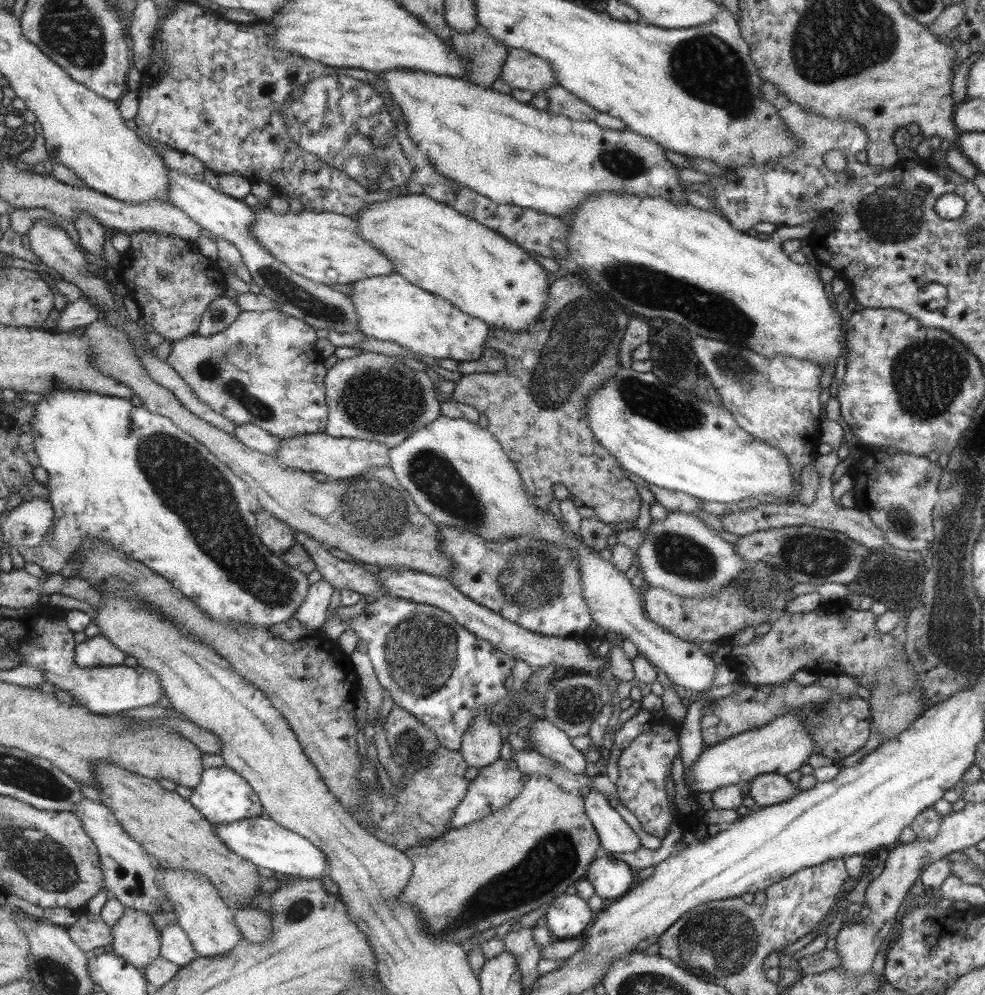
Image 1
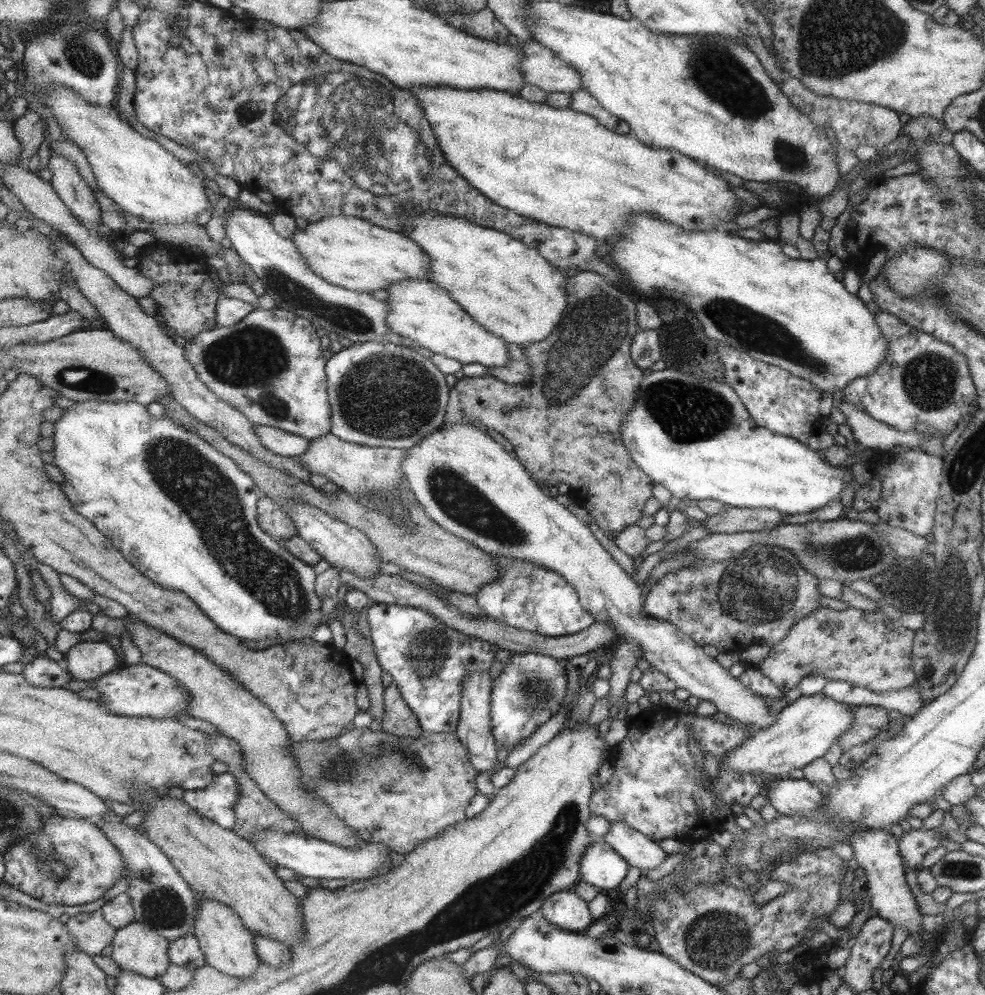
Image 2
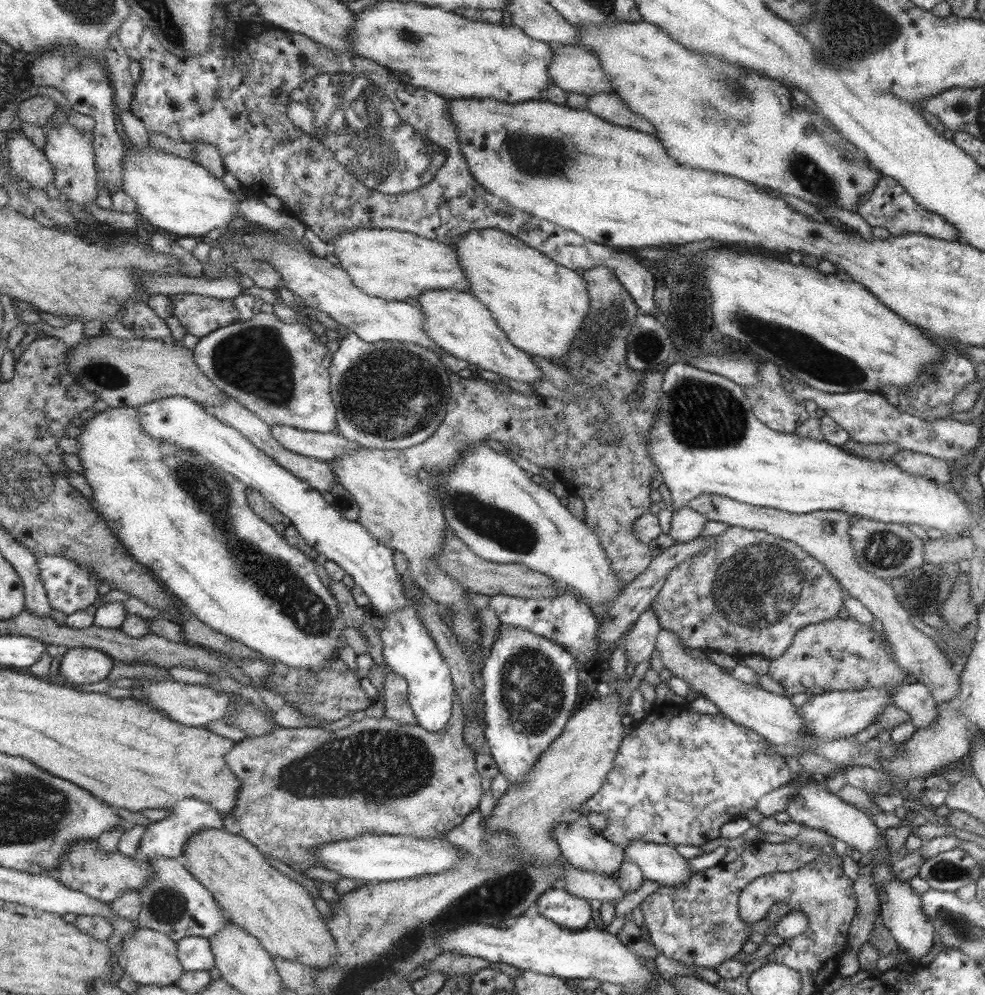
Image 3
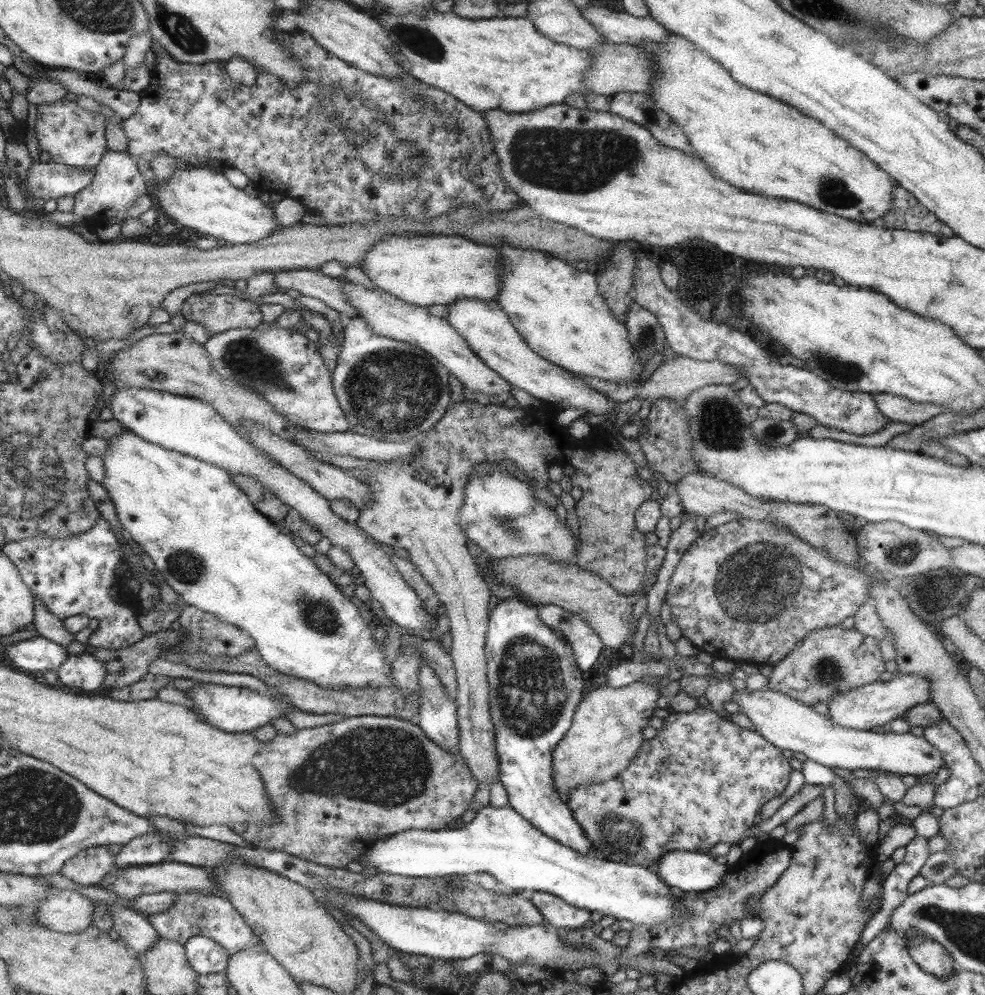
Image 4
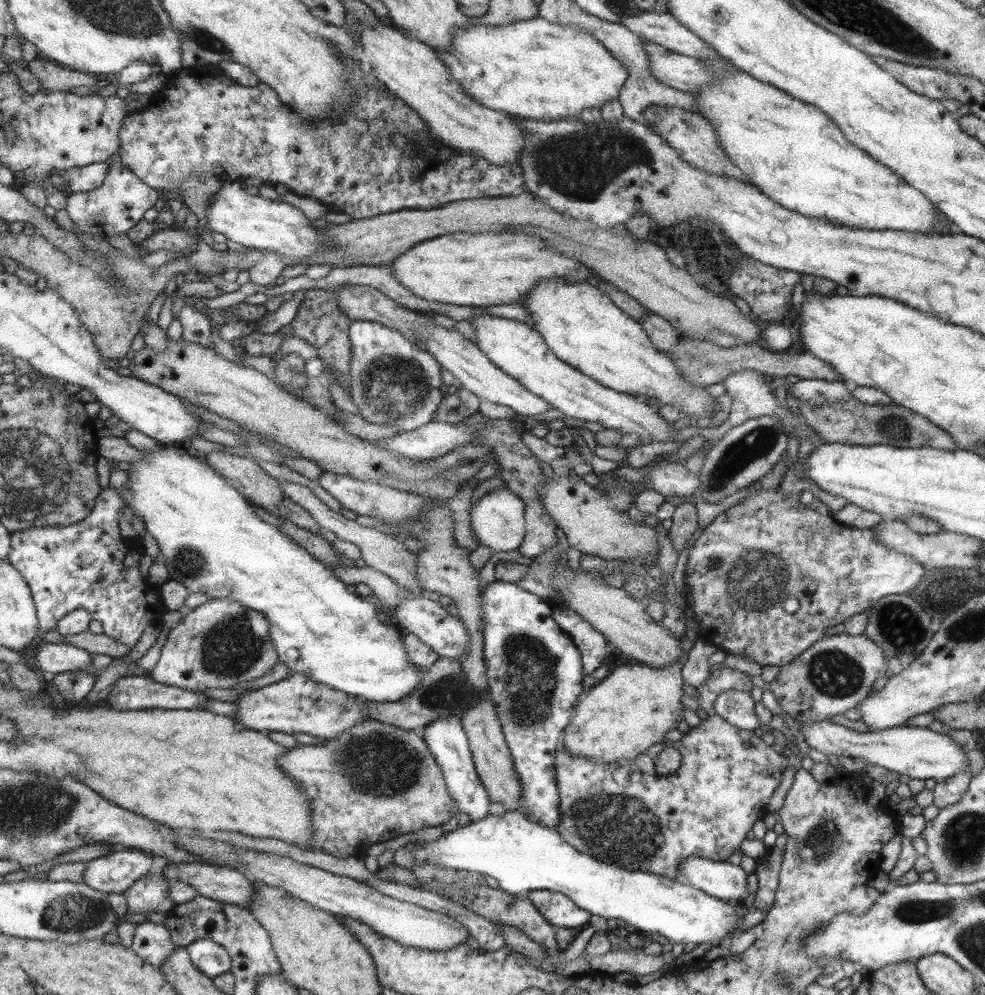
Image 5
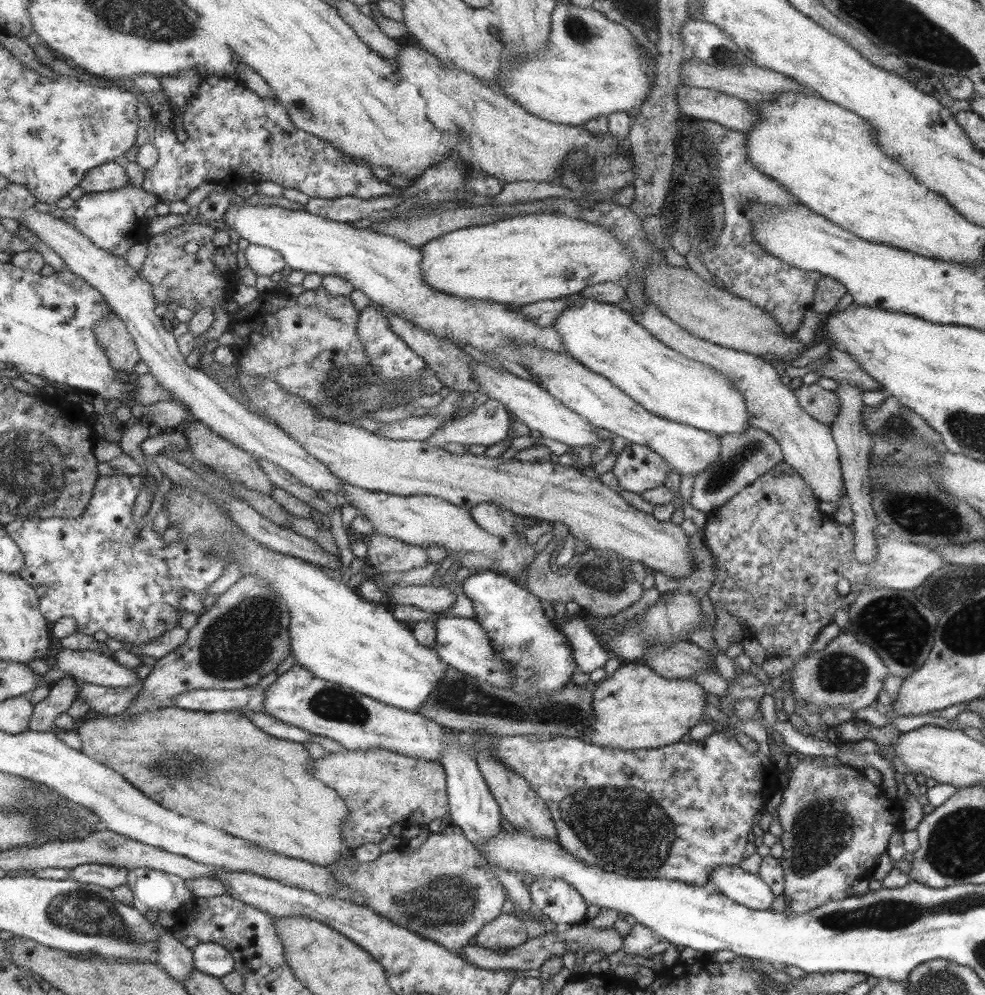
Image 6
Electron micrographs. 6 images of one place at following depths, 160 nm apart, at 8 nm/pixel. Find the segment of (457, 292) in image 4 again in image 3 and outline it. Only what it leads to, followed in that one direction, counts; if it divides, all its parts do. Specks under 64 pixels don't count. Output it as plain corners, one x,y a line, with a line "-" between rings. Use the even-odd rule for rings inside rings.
380,228
345,231
327,244
353,283
370,296
403,301
417,298
433,289
468,292
465,272
458,264
457,252
449,244
429,240
415,233

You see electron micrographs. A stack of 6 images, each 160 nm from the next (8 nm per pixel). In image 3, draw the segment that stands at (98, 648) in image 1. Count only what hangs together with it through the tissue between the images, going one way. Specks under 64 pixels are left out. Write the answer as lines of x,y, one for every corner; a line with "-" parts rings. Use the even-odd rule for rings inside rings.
81,647
68,649
60,661
59,672
73,684
105,680
116,664
113,658
99,649

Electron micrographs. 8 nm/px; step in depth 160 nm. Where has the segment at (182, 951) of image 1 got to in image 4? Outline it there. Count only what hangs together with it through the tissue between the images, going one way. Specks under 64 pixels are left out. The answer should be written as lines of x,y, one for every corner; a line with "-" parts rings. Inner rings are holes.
192,936
186,944
186,955
199,975
225,972
232,955
211,937

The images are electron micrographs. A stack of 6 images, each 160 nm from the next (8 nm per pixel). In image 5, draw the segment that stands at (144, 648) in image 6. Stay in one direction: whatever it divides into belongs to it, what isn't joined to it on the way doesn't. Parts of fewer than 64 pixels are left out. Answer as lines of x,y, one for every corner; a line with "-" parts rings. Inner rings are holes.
83,631
79,634
62,635
62,642
82,648
92,654
107,654
113,658
125,656
132,649
116,638
107,636
104,632
93,634
90,631

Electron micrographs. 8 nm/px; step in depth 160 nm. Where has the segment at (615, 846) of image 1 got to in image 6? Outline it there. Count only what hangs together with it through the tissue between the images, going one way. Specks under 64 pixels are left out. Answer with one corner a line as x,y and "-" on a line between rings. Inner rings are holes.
738,865
715,867
707,887
746,908
769,911
774,895
769,885
756,874
745,872

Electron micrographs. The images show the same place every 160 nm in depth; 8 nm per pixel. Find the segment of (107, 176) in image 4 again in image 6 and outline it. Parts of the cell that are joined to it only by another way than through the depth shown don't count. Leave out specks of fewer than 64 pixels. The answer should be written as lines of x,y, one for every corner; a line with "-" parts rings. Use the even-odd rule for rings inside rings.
129,181
118,189
101,193
85,193
71,208
64,210
62,219
78,228
93,241
93,244
99,245
99,248
126,258
127,251
134,244
148,242
151,239
147,231
150,220
145,217
145,214
160,201
163,200
160,200
156,194
150,193
143,186
137,188

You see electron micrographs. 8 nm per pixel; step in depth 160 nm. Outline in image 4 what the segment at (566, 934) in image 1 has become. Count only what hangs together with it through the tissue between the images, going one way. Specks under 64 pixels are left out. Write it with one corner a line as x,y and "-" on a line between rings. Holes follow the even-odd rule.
533,892
530,901
544,921
555,929
579,928
589,920
589,911
574,908
551,893

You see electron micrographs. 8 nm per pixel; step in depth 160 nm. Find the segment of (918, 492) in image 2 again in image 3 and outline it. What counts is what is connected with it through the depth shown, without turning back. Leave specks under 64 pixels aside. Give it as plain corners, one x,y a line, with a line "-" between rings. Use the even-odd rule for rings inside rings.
901,450
889,459
893,460
903,472
925,476
927,480
935,480
938,484
949,485
951,482
950,462
948,461
923,453

